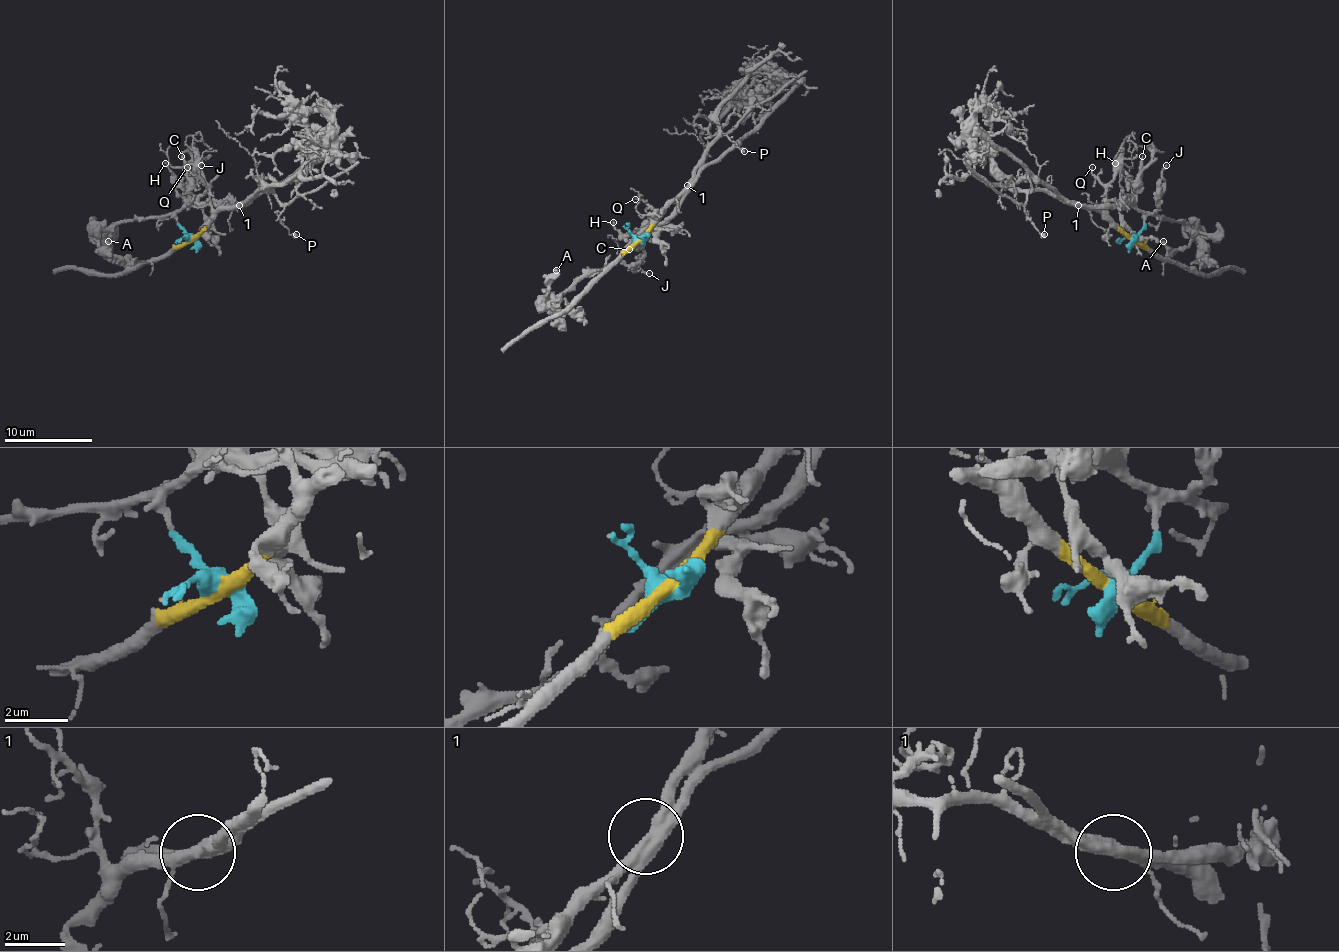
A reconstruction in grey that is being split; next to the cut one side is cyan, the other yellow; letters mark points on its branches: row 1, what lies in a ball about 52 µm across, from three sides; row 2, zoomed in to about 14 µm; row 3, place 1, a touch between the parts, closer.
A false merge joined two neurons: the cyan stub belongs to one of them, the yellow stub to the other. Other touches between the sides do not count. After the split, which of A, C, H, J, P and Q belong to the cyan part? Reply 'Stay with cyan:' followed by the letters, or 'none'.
Stay with cyan: A, C, H, J

